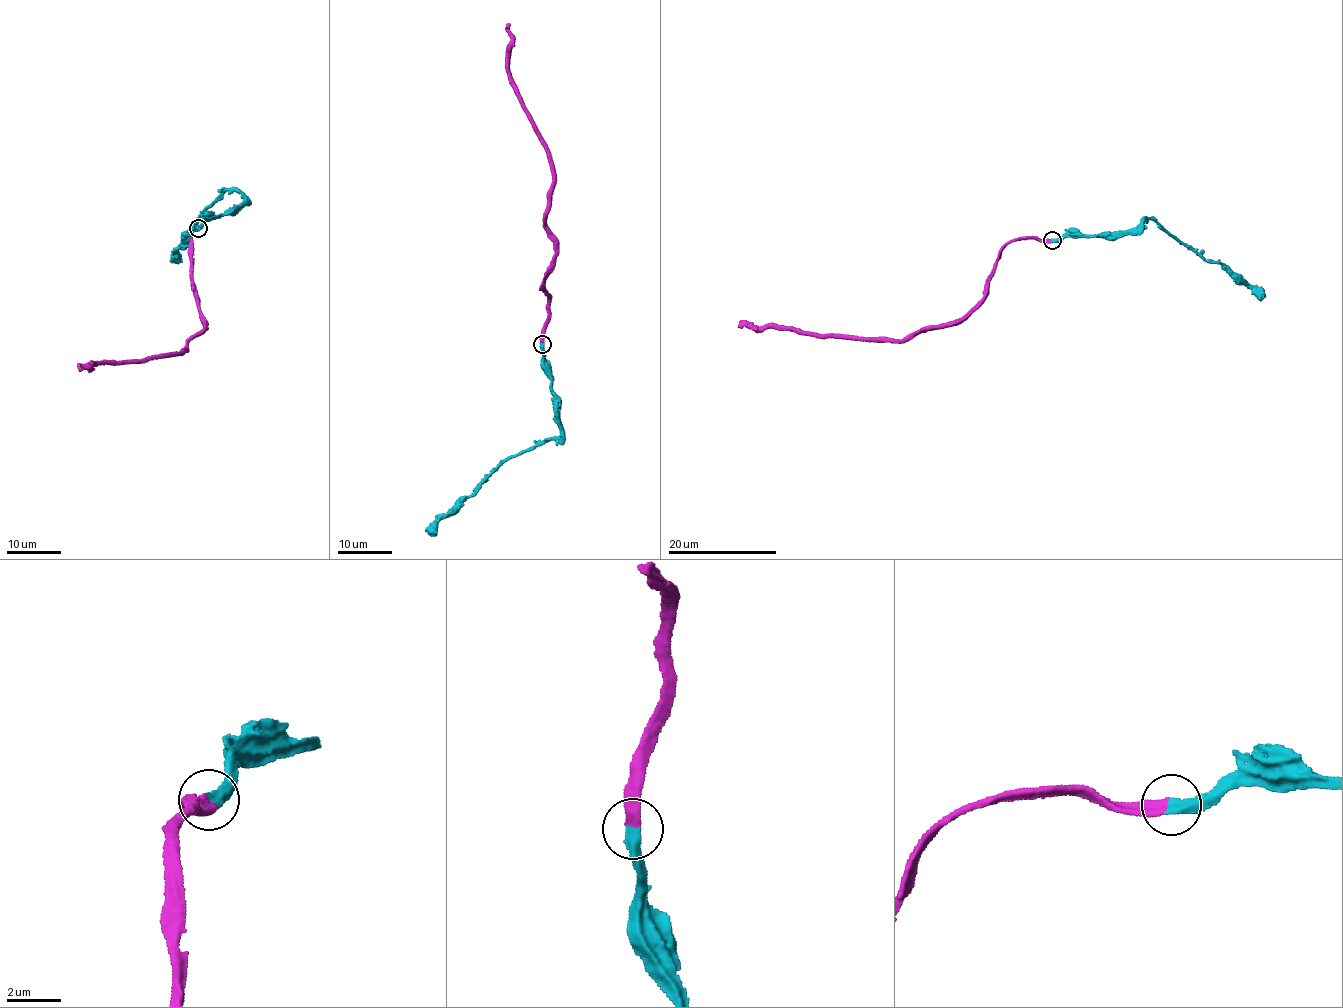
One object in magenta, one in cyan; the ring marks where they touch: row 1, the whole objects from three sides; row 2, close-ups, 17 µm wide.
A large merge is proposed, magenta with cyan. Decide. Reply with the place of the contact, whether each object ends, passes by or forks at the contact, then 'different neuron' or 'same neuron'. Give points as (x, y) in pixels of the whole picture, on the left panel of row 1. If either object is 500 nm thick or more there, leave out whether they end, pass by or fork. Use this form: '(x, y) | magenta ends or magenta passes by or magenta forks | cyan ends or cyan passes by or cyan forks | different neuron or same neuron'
(198, 228) | magenta ends | cyan ends | same neuron

